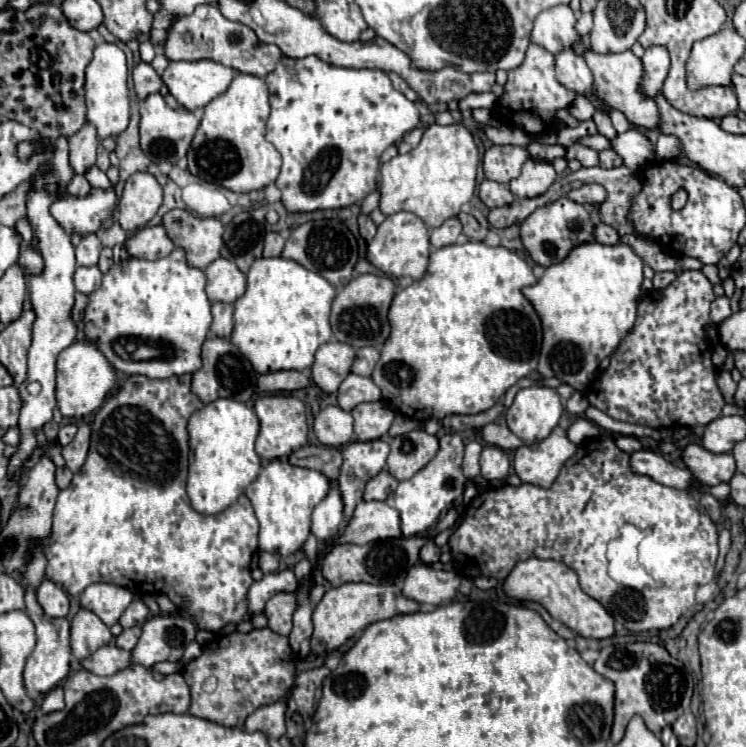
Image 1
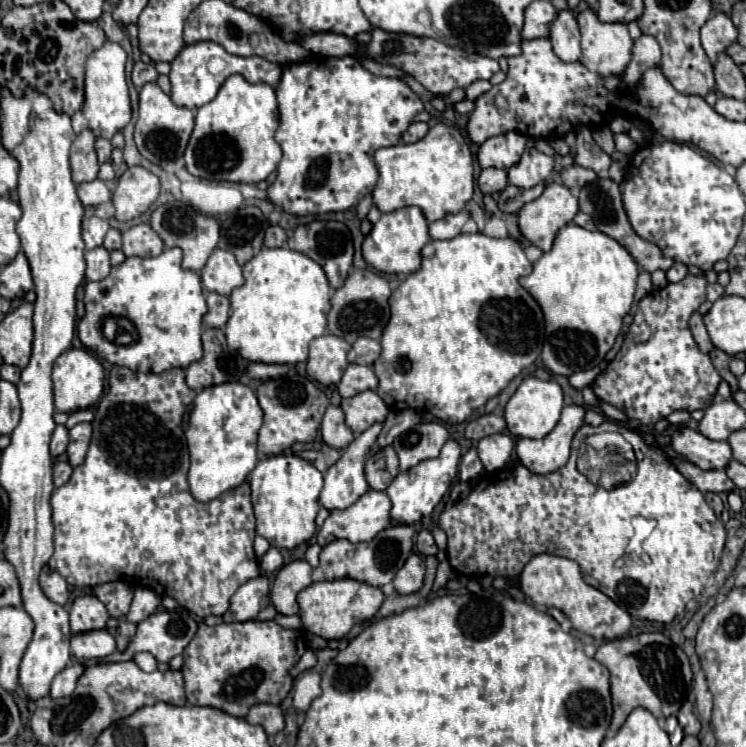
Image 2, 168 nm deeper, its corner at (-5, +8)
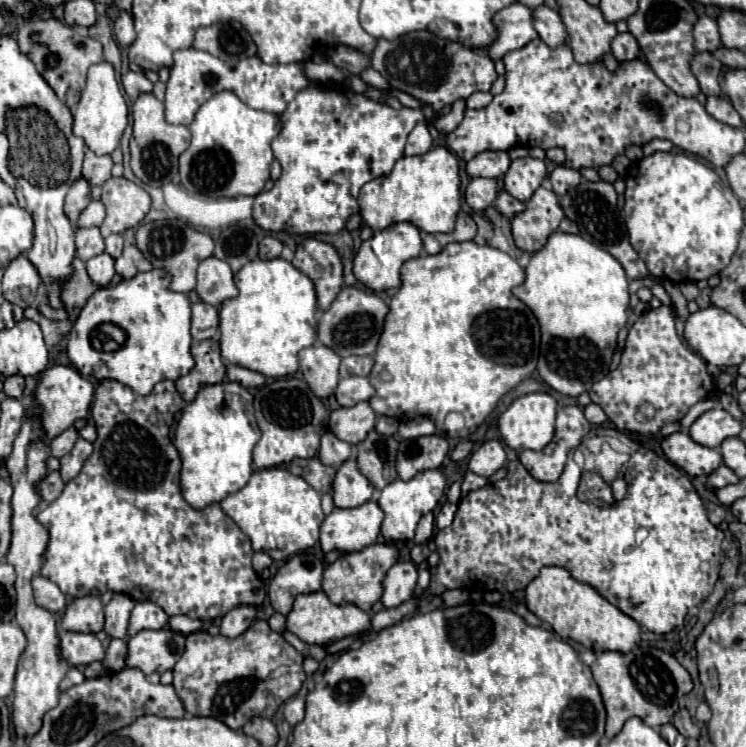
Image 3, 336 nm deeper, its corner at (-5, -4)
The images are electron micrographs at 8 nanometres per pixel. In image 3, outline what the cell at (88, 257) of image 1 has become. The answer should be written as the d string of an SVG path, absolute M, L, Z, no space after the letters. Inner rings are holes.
M78 228L76 230L76 256L88 262L92 256L104 252L104 238L98 228Z

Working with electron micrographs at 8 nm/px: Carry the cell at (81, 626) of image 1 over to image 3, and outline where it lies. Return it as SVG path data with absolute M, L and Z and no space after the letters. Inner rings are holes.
M98 596L74 598L62 616L64 630L96 634L102 630L102 626L104 626L104 606Z

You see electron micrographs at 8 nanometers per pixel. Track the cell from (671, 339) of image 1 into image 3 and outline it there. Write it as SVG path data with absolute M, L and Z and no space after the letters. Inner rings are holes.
M660 306L642 314L630 328L618 368L592 386L590 398L606 412L618 430L656 434L664 424L680 420L682 414L692 404L706 398L712 388L714 382L706 370L706 362L698 354L690 352L676 334L674 310L670 306ZM644 402L652 404L652 418L638 416L638 408Z

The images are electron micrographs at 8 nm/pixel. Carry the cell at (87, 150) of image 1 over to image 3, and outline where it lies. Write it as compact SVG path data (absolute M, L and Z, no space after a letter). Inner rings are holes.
M80 178L78 182L72 184L70 192L66 194L66 204L64 204L64 212L68 220L72 222L72 226L76 226L76 220L80 212L88 206L88 202L90 202L90 184L84 178Z

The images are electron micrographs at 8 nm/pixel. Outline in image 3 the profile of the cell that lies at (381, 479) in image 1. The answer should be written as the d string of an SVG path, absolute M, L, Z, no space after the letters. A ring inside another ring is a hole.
M376 430L368 432L368 436L356 444L358 468L360 472L378 488L382 490L386 484L398 478L394 462L398 452L398 440L394 436L378 434Z

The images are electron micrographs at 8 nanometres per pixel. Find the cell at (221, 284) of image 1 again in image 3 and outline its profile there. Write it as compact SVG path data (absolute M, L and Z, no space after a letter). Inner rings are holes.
M214 256L202 260L198 266L196 292L202 298L202 302L212 304L216 308L220 308L224 300L236 298L238 290L234 286L232 270L228 268L228 264Z

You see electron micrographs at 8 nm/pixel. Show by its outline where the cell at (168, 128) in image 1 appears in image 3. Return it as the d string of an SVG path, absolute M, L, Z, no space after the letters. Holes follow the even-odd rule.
M140 94L134 104L132 104L132 126L134 126L134 134L130 138L130 166L132 172L138 180L142 180L142 184L146 186L164 186L168 182L172 182L174 174L178 172L178 156L188 148L190 144L190 130L186 126L174 126L168 124L164 120L164 104L154 96L154 94Z

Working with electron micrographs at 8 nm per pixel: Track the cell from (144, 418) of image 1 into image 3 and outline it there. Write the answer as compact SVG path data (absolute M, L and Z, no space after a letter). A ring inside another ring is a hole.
M102 380L94 392L92 418L96 422L98 438L94 452L84 468L72 478L62 494L42 508L36 518L48 528L48 548L40 576L58 584L58 588L72 596L88 596L112 590L128 594L136 602L154 602L164 608L168 616L184 614L190 618L214 620L236 608L236 604L260 606L266 596L264 582L252 568L250 538L228 518L215 503L203 510L194 510L180 492L180 456L170 440L170 426L176 412L186 402L174 388L172 380L158 382L148 396L134 394L128 386L116 380ZM120 486L130 488L130 498L120 494Z

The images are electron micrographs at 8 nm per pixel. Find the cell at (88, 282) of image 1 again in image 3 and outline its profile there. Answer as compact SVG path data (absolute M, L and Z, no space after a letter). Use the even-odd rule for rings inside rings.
M104 252L104 254L98 254L98 256L94 256L92 260L86 262L86 270L88 270L90 278L92 278L96 284L106 286L106 284L112 280L112 276L116 274L116 272L114 272L114 258L108 256L106 252Z

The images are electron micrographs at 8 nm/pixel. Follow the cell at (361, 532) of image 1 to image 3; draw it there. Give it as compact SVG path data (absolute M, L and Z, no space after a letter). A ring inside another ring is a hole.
M374 500L358 508L334 508L320 524L320 546L324 552L358 552L376 542L384 512Z

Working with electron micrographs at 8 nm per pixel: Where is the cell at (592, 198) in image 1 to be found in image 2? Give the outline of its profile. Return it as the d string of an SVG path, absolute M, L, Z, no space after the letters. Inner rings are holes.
M576 164L562 170L560 176L562 176L564 186L568 186L574 194L578 194L580 188L584 188L584 184L590 184L592 180L598 180L598 174L594 170L588 170L588 168L582 168L582 166L576 166Z

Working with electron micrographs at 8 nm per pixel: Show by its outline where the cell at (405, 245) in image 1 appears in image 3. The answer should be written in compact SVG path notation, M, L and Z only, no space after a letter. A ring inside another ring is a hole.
M398 222L388 226L386 230L375 232L374 235L363 241L353 260L353 273L358 282L374 292L382 292L388 288L400 286L400 266L422 254L422 238L420 230L410 222Z

